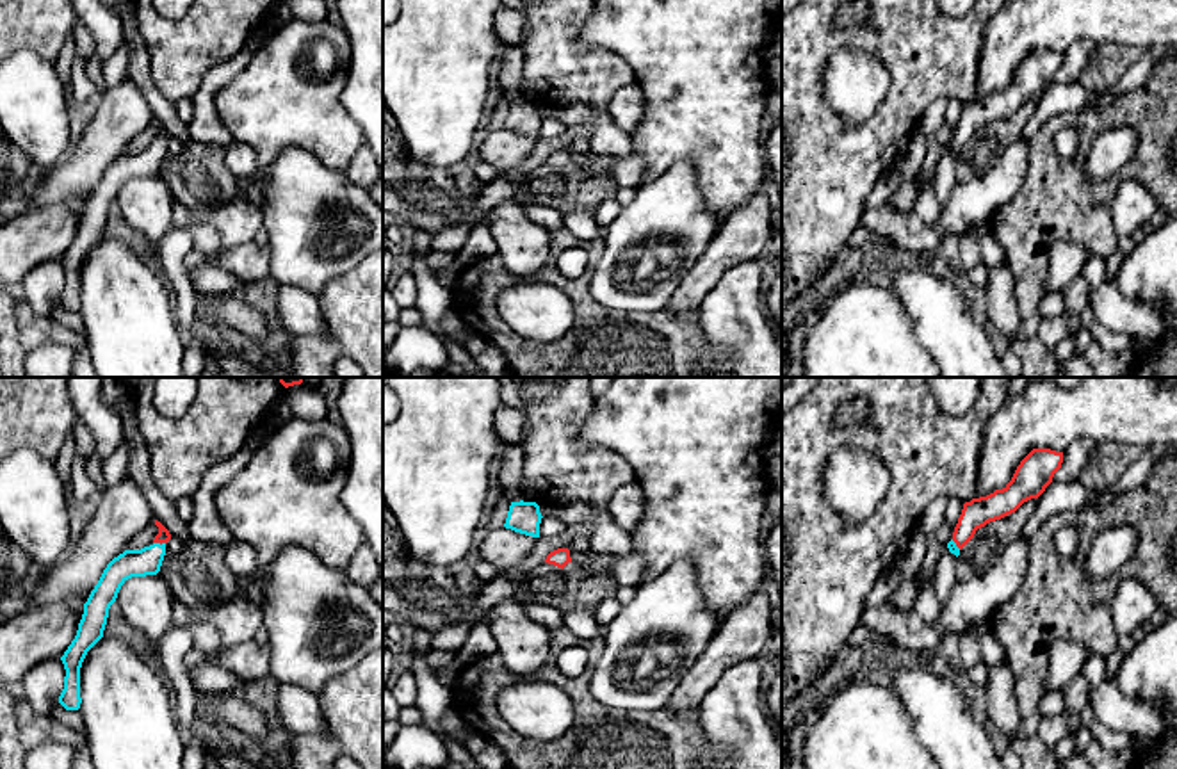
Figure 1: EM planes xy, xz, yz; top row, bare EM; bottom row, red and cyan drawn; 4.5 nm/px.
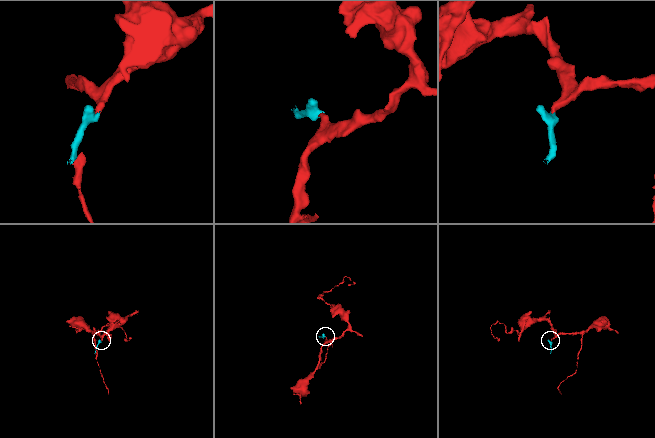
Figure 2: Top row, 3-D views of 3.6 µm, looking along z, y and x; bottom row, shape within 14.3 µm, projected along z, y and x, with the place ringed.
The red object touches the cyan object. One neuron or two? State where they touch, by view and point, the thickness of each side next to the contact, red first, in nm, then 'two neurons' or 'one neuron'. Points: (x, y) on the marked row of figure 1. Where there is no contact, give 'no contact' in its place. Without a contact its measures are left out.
meets red in xy at (159, 542); 60 nm thick on the red side, 130 nm on the other; one neuron

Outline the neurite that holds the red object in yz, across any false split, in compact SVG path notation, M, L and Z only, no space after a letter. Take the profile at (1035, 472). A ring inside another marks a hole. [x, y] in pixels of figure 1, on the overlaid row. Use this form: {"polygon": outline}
{"polygon": "M1033 449L1002 490L965 502L953 539L947 543L949 552L958 557L978 529L1015 513L1024 502L1038 498L1052 482L1061 463L1063 452Z"}

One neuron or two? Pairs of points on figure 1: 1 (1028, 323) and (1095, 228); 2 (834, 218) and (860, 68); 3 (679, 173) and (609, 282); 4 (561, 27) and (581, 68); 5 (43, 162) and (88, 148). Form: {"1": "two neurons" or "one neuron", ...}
{"1": "one neuron", "2": "two neurons", "3": "one neuron", "4": "one neuron", "5": "two neurons"}

